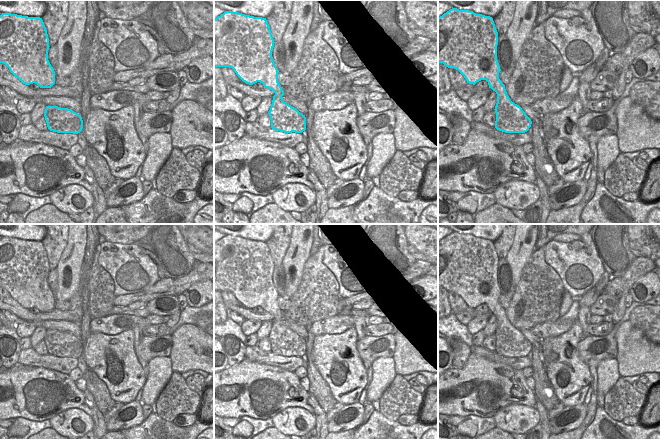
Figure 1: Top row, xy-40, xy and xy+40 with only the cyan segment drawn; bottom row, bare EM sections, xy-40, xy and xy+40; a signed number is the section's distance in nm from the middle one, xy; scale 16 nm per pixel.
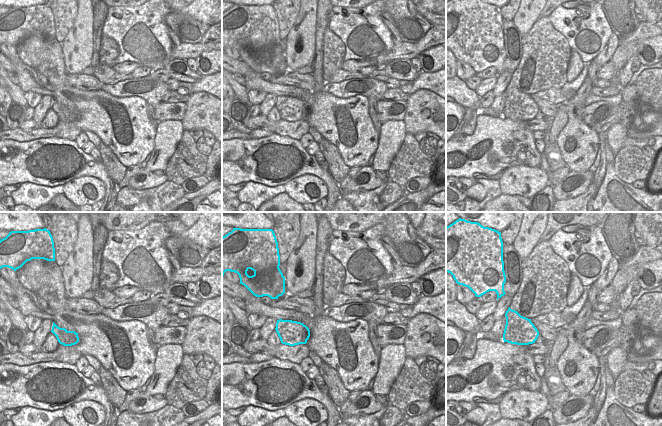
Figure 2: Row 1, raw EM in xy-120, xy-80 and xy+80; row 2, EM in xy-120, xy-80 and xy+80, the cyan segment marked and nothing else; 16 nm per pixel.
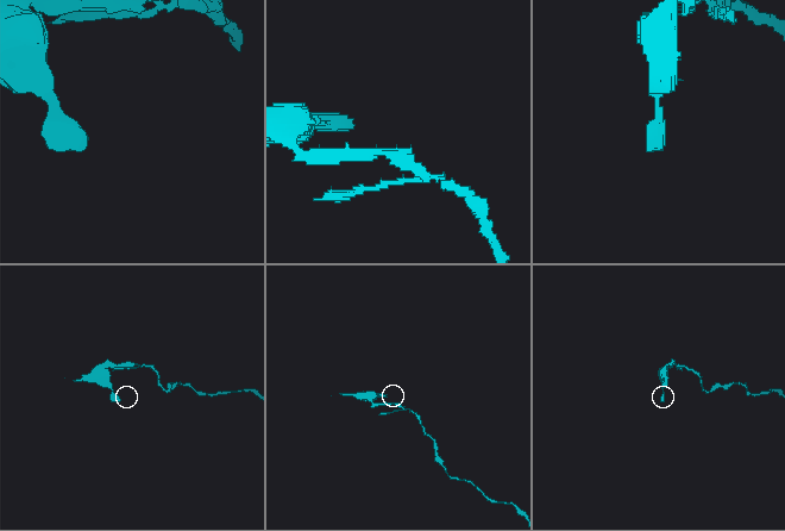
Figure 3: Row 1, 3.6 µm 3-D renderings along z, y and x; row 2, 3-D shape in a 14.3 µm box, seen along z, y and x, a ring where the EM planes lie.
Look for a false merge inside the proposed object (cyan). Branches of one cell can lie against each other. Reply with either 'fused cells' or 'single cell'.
single cell

